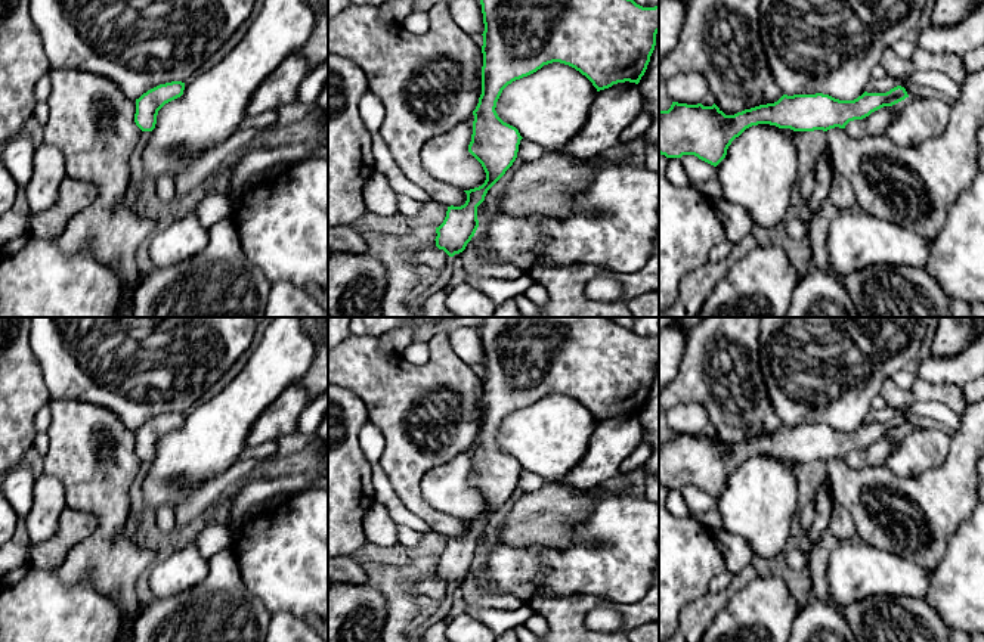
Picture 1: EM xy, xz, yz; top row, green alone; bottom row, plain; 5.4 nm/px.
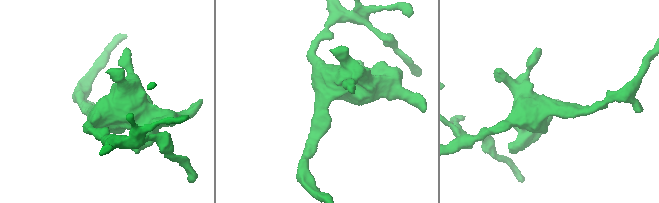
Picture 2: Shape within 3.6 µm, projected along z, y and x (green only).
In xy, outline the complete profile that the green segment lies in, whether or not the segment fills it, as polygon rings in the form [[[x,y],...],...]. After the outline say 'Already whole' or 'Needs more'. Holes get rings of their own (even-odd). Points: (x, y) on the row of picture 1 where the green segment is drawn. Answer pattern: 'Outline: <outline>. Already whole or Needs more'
Outline: [[[171,81],[160,84],[139,99],[136,99],[134,122],[142,131],[152,131],[157,124],[158,111],[168,102],[180,97],[185,90],[185,83]]]. Already whole

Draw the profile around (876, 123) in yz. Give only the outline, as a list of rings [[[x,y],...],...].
[[[884,106],[863,120],[850,121],[845,125],[845,131],[853,139],[861,139],[864,136],[884,134],[886,127],[895,118],[892,106]]]

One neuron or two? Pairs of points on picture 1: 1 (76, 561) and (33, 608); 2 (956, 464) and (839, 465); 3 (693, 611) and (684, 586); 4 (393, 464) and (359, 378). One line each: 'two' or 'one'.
1: two
2: one
3: two
4: one

